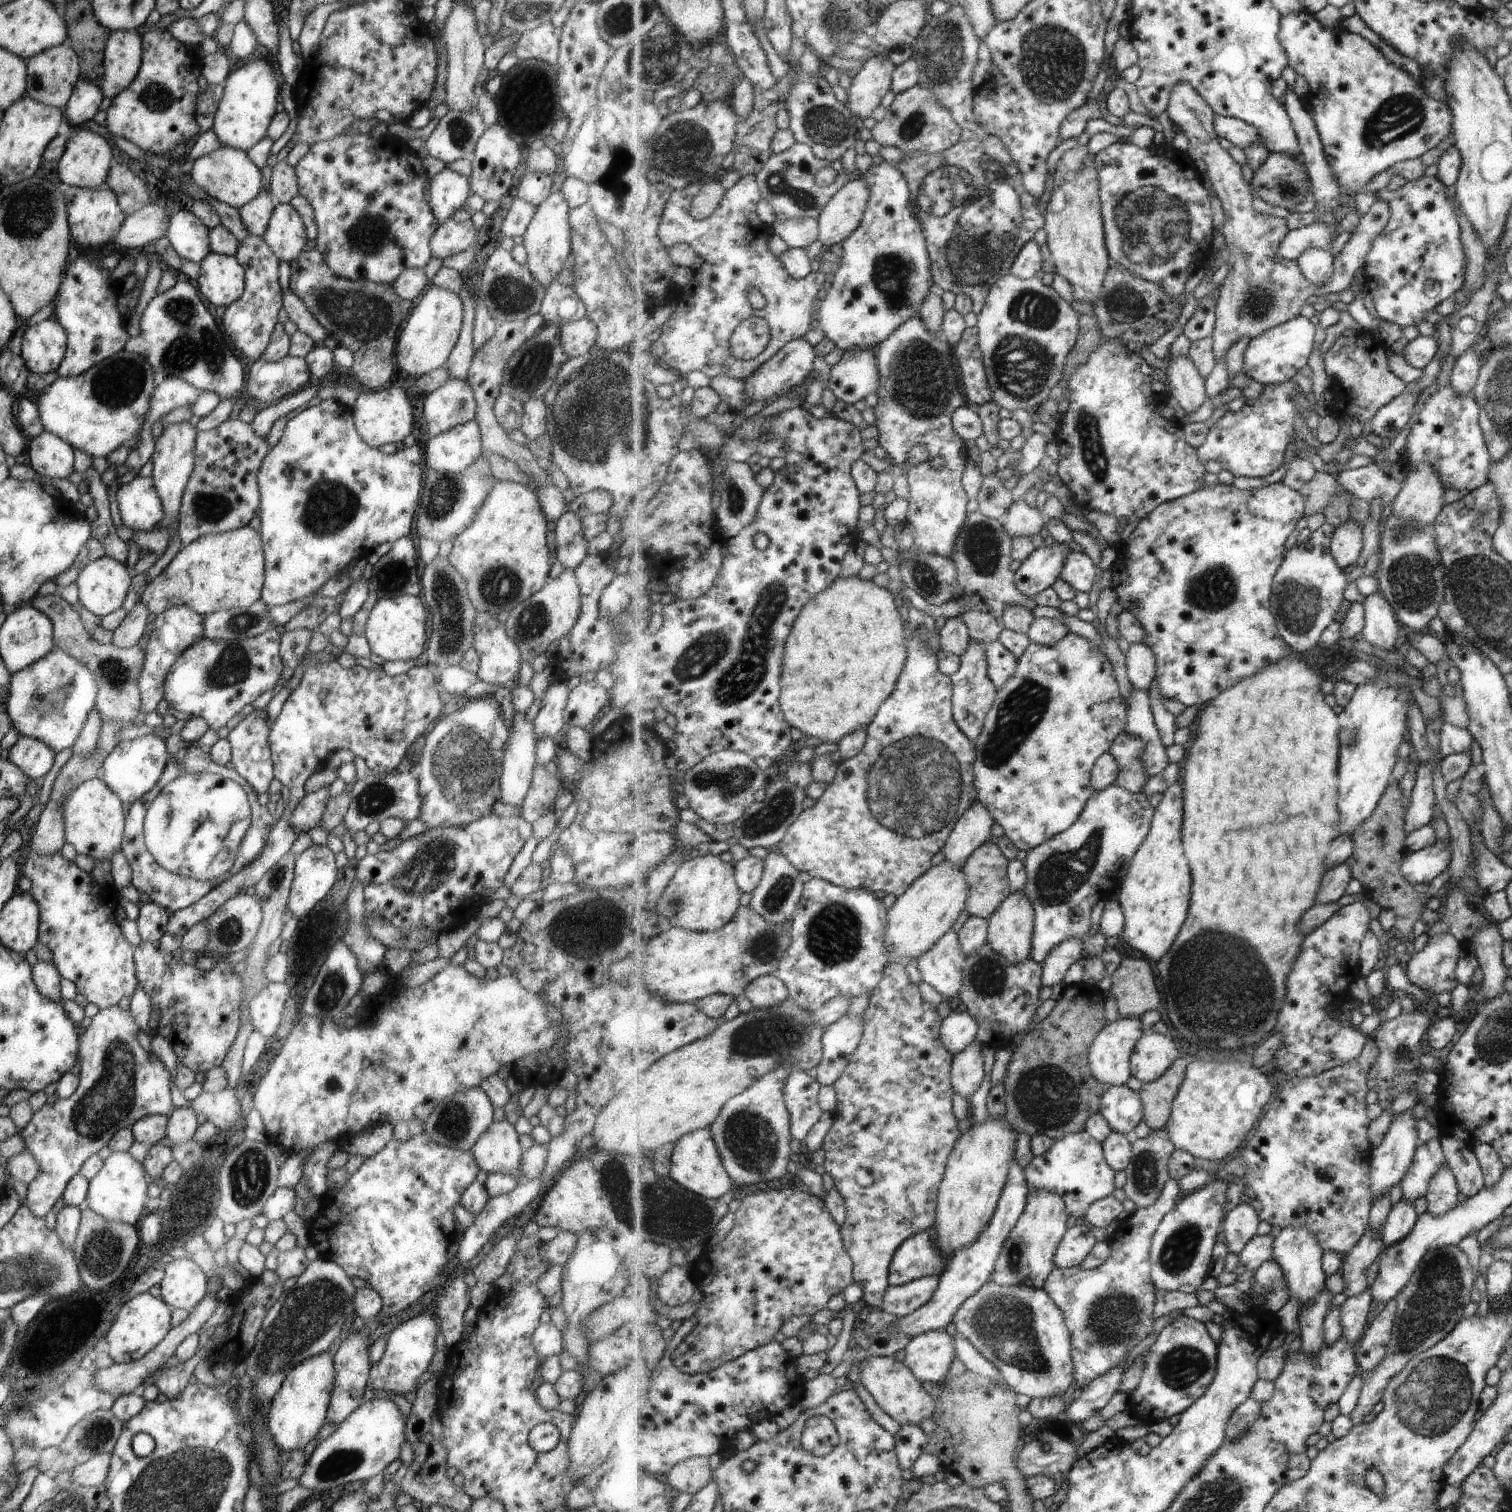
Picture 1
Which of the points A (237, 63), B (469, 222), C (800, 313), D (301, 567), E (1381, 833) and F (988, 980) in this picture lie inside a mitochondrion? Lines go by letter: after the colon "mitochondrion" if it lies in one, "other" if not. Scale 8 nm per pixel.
A: other
B: other
C: other
D: other
E: other
F: mitochondrion

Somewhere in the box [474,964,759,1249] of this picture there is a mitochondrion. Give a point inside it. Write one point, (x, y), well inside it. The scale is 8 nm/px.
(648, 1205)

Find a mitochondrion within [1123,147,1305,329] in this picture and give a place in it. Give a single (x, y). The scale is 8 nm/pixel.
(1258, 302)

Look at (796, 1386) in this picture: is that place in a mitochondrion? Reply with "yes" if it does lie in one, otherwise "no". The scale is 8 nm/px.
no

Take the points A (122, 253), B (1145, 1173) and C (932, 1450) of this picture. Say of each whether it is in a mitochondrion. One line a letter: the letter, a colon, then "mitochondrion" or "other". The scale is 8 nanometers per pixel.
A: other
B: mitochondrion
C: other

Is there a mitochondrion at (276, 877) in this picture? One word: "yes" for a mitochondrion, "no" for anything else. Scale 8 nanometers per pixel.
yes

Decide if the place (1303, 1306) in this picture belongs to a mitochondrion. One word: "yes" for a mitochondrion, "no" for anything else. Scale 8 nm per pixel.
no

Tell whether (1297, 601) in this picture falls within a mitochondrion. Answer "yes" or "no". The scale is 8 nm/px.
yes

